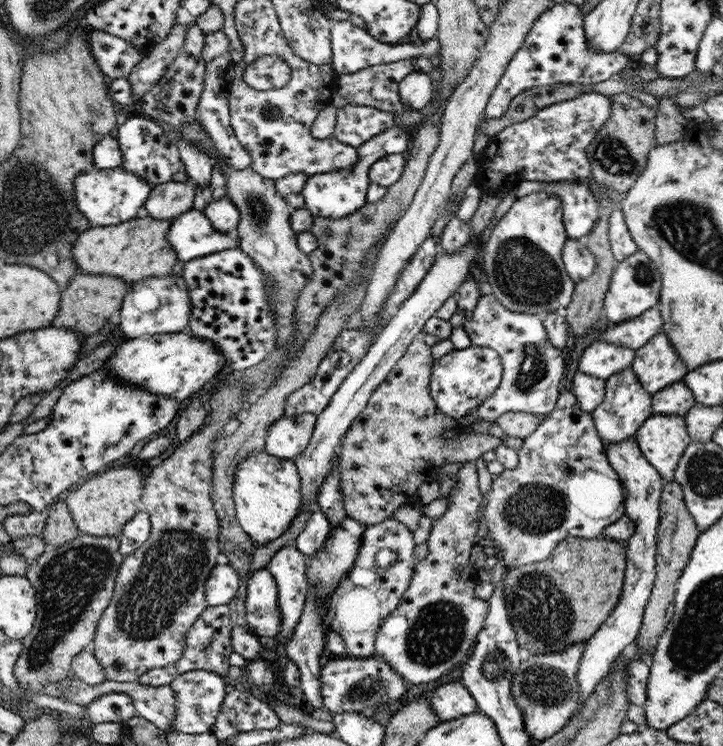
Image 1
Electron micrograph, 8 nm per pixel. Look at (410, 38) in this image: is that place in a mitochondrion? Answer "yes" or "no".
no

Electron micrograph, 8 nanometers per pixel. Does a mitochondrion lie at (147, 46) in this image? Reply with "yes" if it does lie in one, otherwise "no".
no

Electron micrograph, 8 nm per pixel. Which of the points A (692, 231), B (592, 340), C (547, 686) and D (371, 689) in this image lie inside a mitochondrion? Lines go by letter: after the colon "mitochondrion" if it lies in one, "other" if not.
A: mitochondrion
B: other
C: mitochondrion
D: mitochondrion

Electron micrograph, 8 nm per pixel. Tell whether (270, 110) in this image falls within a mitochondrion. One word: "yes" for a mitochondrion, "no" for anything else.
yes

